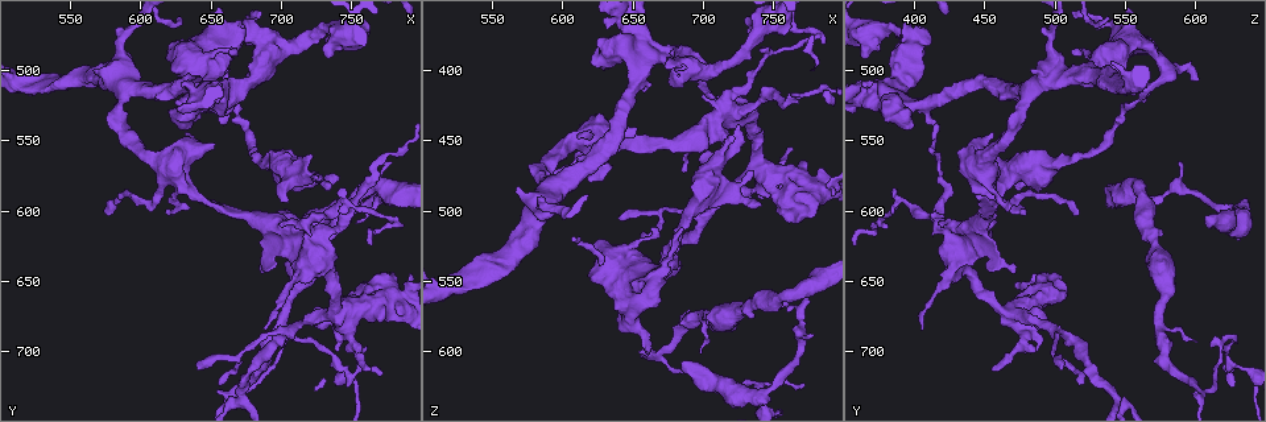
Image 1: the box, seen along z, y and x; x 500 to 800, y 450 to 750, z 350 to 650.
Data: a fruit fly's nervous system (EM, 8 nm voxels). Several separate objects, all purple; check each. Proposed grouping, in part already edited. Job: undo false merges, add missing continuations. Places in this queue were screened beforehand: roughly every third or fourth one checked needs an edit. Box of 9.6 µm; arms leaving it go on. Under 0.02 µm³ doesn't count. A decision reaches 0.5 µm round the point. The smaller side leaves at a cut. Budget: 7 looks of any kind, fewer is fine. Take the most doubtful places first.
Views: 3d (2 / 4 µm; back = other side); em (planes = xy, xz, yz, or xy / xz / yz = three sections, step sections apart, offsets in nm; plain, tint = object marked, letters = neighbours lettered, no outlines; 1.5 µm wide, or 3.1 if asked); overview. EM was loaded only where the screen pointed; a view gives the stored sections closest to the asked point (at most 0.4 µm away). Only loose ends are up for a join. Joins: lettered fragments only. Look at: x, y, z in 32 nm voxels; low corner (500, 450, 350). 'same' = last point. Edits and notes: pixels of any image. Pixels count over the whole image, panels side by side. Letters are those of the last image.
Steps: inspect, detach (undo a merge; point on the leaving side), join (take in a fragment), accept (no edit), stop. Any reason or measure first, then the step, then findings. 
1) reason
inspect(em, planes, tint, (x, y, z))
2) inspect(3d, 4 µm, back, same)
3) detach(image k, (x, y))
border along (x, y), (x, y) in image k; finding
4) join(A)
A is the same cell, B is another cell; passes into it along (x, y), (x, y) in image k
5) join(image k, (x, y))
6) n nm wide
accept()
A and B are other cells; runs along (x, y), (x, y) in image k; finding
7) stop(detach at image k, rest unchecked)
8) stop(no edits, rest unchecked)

long arm stops here
inspect(3d, 2 µm, (684, 604, 606))

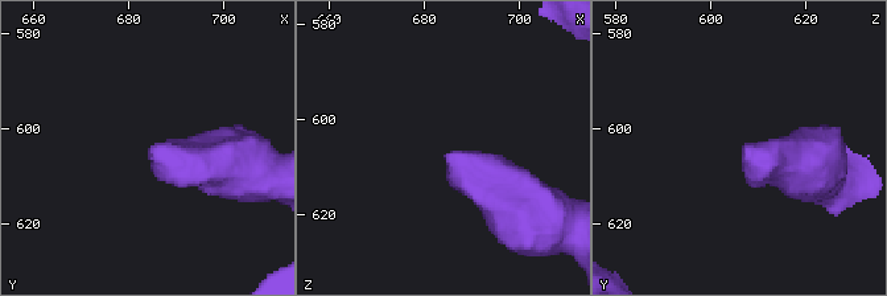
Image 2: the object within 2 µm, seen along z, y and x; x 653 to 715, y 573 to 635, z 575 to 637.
inspect(em, planes, letters, (685, 604, 607))

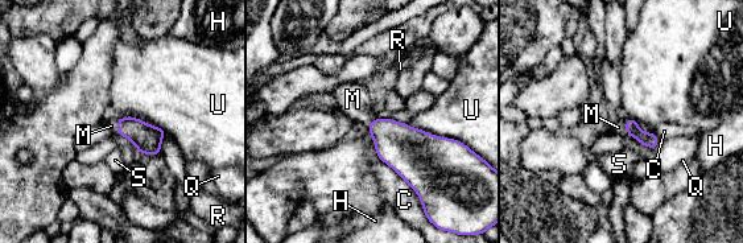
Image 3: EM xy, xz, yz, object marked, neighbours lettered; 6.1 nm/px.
C touches over 400 nm
join(M)
M is the same cell, C, H, Q, R, S and U are other cells; passes into it along (147, 138), (118, 127), (111, 126) in image 3; the neuron continues

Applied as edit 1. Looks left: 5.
branch stops here
inspect(3d, 2 µm, back, (754, 608, 568))

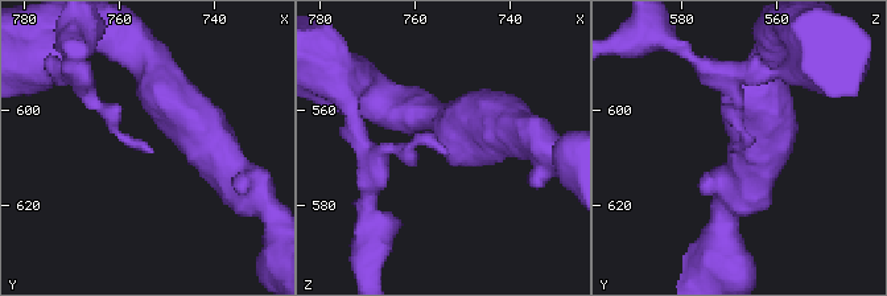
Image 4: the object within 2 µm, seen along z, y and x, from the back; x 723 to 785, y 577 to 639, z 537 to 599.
now the EM
inspect(em, planes, letters, (754, 608, 569))

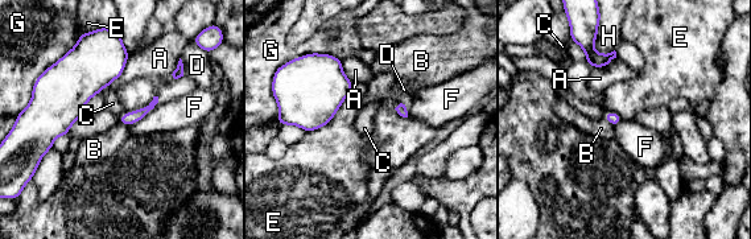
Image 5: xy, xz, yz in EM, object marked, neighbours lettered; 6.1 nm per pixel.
G touches over 300 nm
accept()
A, B, C, D, E, F, G and H are other cells; border along (586, 60), (591, 66) in image 5; no lettered fragment goes on from it

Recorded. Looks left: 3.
stop(join at image 3, rest unchecked)

